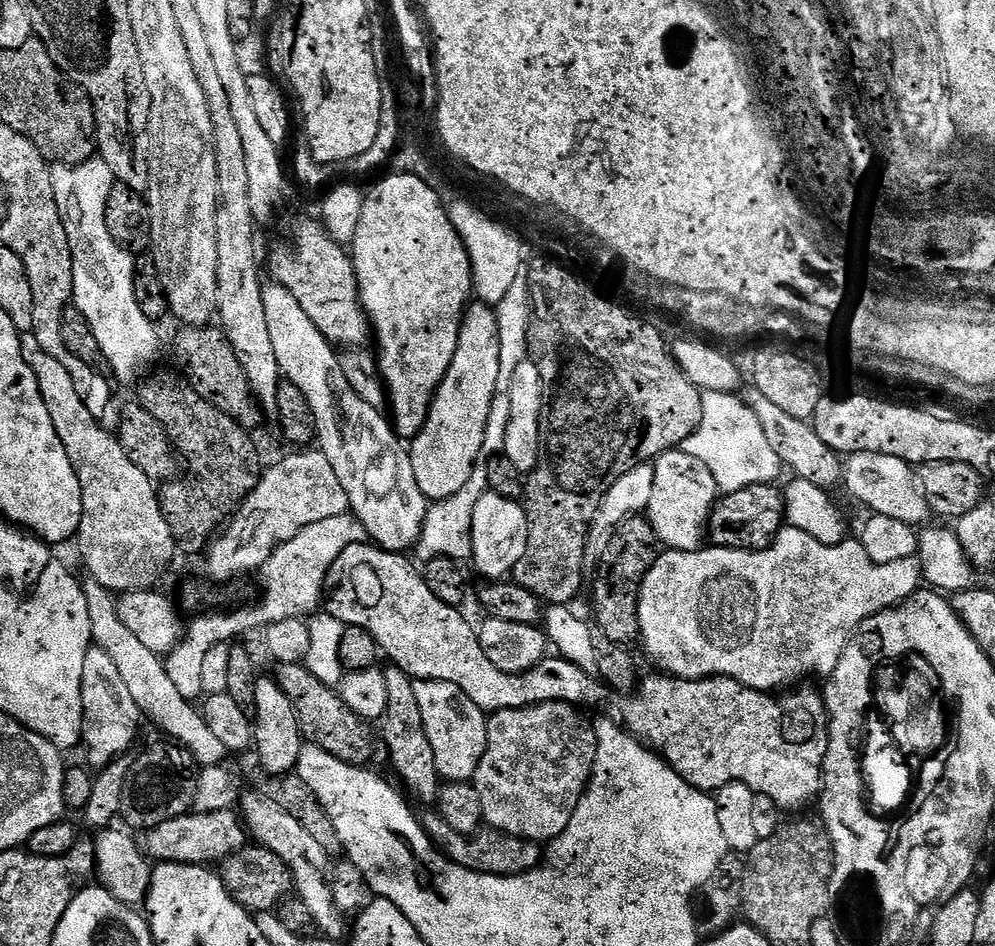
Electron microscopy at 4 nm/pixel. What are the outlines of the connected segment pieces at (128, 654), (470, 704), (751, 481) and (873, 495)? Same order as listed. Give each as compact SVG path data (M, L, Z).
M115 607L92 608L92 639L114 658L123 681L130 688L143 715L148 720L152 719L168 735L165 737L187 748L201 765L219 765L224 760L226 749L222 742L218 742L214 730L210 730L210 726L204 721L201 709L193 701L182 696L182 692L174 686L173 679L164 669L165 661L155 652L146 650L146 646L142 646L142 642L138 642L138 638L130 634L130 626L126 626L126 622L120 620Z
M424 678L415 685L415 690L426 738L430 738L434 750L436 769L445 781L471 781L479 773L480 764L488 753L489 717L459 684Z
M708 392L704 396L703 422L693 436L682 441L682 448L687 455L698 458L704 467L721 477L729 476L736 488L779 481L781 449L774 443L764 421L758 419L754 410L736 394Z
M859 449L851 453L844 466L844 483L847 490L860 502L868 506L877 516L892 518L915 528L921 526L932 511L919 482L917 469L896 456L876 453L872 449Z

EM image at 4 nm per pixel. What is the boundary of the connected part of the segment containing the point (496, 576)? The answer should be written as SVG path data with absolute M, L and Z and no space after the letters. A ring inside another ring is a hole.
M491 490L485 492L481 500L475 501L476 513L472 528L474 568L476 564L477 570L485 576L485 581L503 581L508 576L507 572L514 571L516 567L519 569L529 559L528 516L524 513L523 503L517 499L500 496Z

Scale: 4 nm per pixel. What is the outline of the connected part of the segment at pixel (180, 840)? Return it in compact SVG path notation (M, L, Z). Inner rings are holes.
M233 809L221 812L203 812L179 816L170 822L155 825L144 841L144 850L148 858L155 863L203 864L211 865L211 860L223 862L233 852L245 847L250 836L246 825Z

